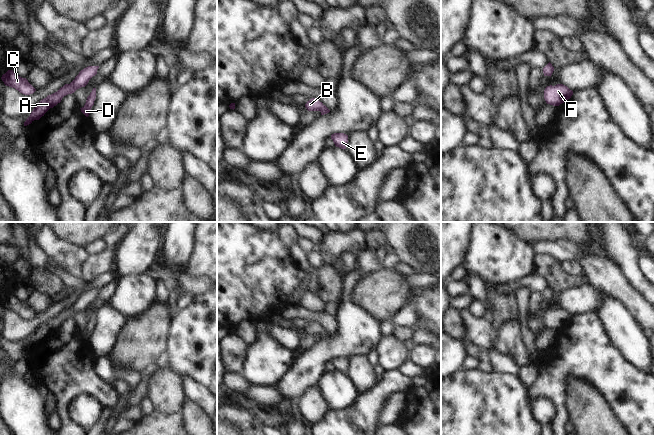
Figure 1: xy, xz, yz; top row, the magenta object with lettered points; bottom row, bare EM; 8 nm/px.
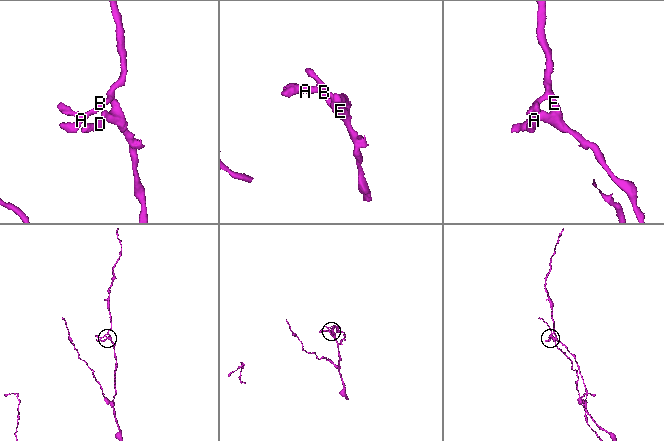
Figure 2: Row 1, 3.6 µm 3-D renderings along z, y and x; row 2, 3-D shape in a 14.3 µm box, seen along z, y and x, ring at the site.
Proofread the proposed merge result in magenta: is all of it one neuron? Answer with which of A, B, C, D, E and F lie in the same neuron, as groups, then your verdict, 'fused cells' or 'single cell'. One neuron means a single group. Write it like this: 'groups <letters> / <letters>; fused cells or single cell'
groups A B C D E F; single cell

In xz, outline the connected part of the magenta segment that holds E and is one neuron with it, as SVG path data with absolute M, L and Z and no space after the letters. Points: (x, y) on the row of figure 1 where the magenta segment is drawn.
M334 133L331 135L331 139L333 140L336 147L346 149L348 143L348 135L344 133Z

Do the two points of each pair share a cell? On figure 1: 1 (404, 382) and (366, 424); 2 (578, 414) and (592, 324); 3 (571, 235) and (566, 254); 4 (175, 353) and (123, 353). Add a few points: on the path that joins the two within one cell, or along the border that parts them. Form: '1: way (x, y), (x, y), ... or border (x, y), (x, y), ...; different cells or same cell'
1: way (390, 383), (367, 406), (366, 410); same cell
2: border (566, 381), (570, 377), (581, 377), (601, 394); different cells
3: border (540, 241), (558, 241), (563, 244); different cells
4: border (169, 327), (166, 347), (163, 350); different cells

